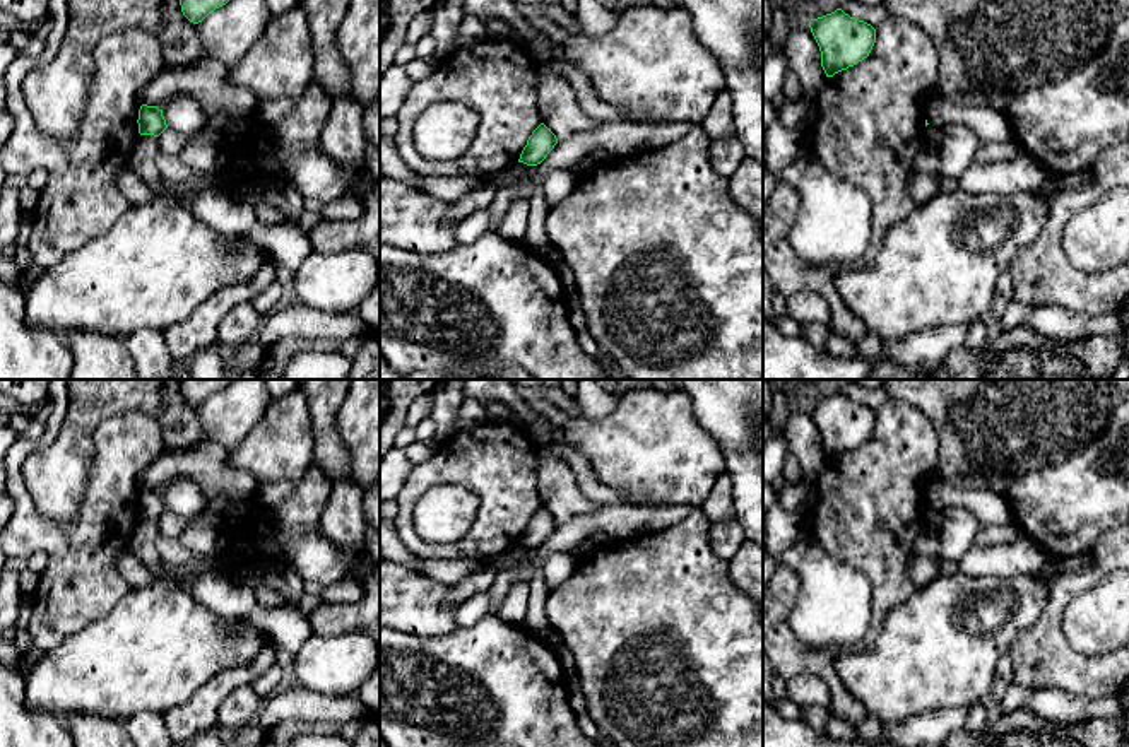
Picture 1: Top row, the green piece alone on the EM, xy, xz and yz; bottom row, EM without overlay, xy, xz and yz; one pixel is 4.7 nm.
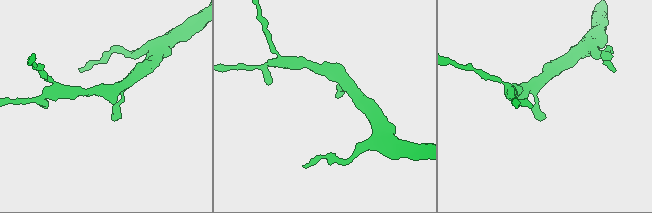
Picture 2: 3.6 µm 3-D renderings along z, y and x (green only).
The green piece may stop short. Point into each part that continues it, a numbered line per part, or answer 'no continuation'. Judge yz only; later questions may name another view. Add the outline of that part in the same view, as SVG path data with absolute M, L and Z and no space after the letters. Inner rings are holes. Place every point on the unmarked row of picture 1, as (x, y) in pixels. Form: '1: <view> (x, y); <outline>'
no continuation

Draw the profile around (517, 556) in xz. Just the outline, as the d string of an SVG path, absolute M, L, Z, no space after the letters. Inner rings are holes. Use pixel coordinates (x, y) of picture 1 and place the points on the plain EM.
M517 545L517 547L513 547L511 550L506 552L503 569L515 571L523 562L530 562L530 559L532 559L532 549L527 549L523 545Z

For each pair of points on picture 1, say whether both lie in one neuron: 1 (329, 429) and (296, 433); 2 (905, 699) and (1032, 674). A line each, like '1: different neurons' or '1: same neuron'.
1: different neurons
2: different neurons

